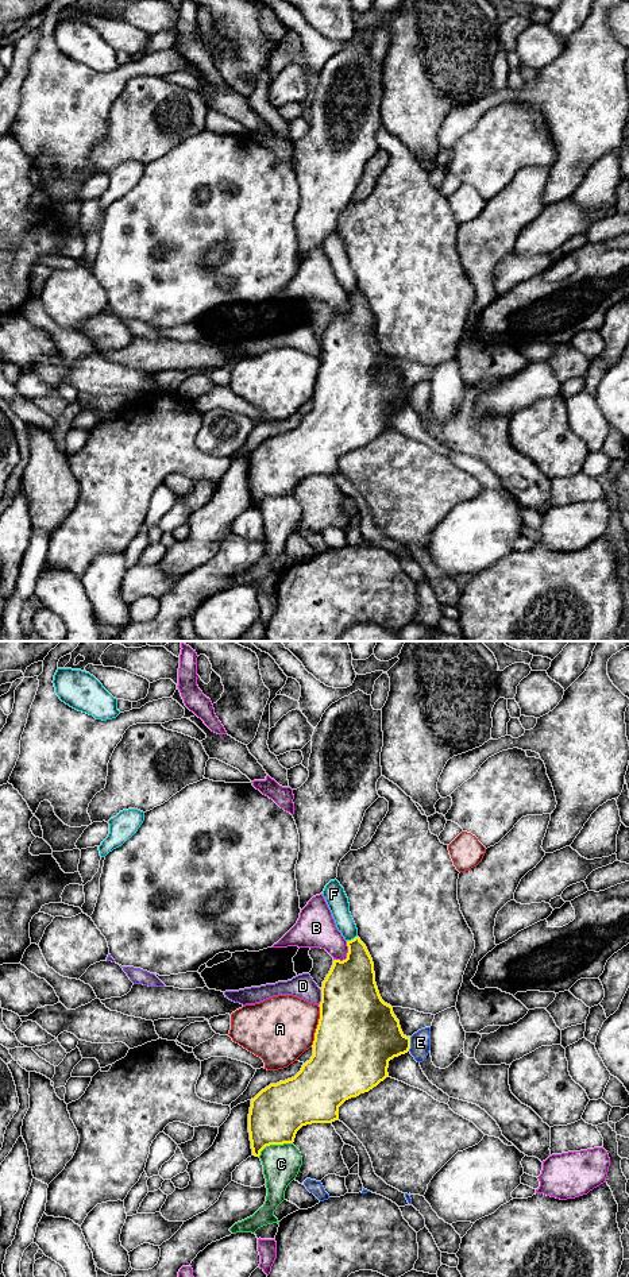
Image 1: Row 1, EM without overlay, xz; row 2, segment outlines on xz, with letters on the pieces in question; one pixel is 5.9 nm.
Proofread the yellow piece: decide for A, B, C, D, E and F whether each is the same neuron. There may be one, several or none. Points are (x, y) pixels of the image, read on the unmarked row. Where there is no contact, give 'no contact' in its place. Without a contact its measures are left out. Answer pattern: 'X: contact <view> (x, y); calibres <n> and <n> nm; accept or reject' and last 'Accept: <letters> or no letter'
A: contact xz (317, 379); calibres 480 and 400 nm; reject
B: contact xz (347, 308); calibres 340 and 240 nm; reject
C: contact xz (274, 496); calibres 320 and 220 nm; reject
D: contact xz (321, 348); calibres 420 and 140 nm; reject
E: contact xz (409, 396); calibres 380 and 130 nm; reject
F: contact xz (351, 292); calibres 280 and 130 nm; reject
Accept: no letter

